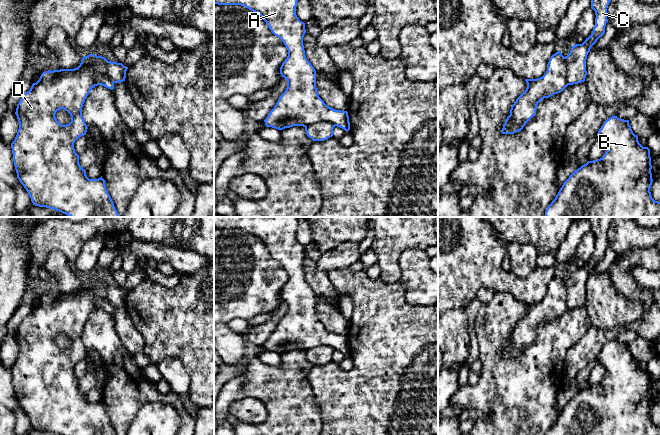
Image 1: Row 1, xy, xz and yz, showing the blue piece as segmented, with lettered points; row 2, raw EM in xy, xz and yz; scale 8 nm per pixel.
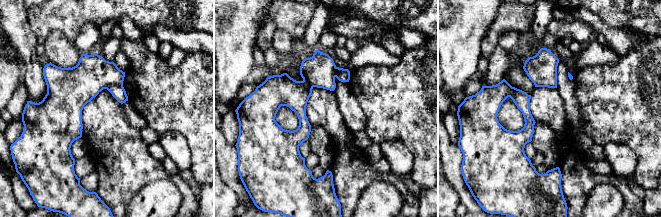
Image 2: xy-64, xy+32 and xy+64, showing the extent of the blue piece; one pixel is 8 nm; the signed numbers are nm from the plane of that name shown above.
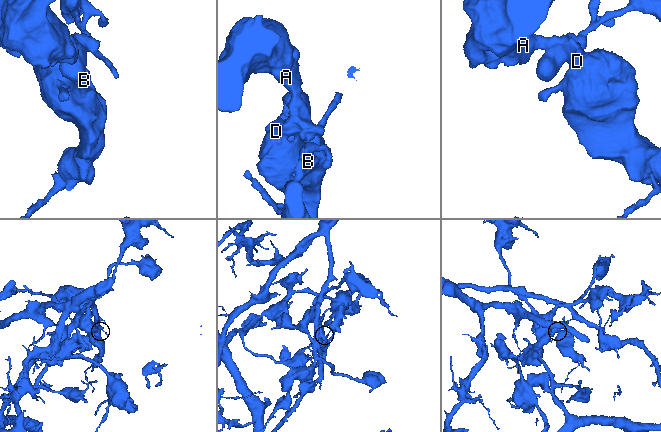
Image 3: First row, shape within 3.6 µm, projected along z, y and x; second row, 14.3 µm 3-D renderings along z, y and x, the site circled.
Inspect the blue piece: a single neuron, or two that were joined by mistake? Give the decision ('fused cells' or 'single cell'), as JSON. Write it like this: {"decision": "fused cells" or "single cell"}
{"decision": "fused cells"}

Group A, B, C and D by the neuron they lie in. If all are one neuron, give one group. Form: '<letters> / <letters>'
A B D / C

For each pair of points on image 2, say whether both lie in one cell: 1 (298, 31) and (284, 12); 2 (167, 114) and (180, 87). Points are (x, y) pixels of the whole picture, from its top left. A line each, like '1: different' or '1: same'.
1: same
2: same

